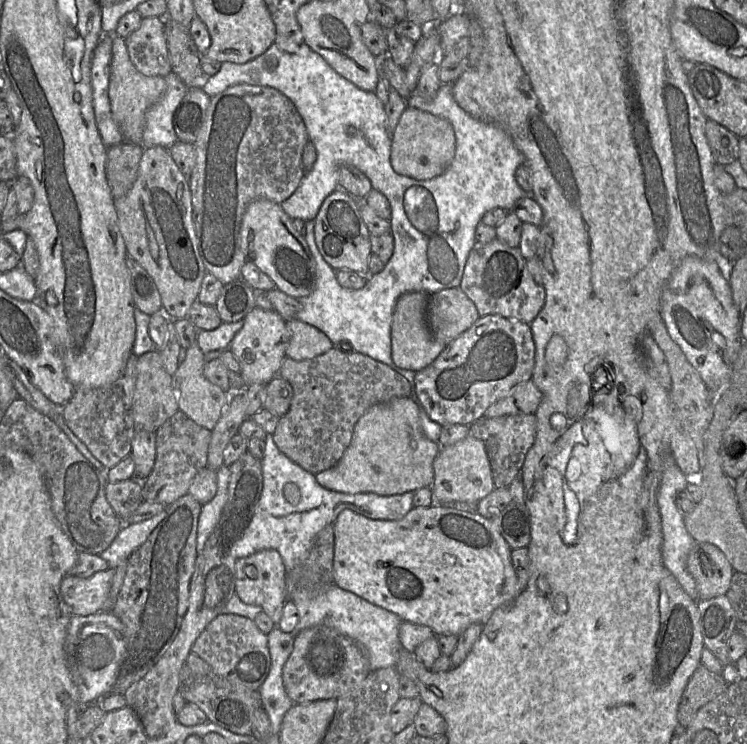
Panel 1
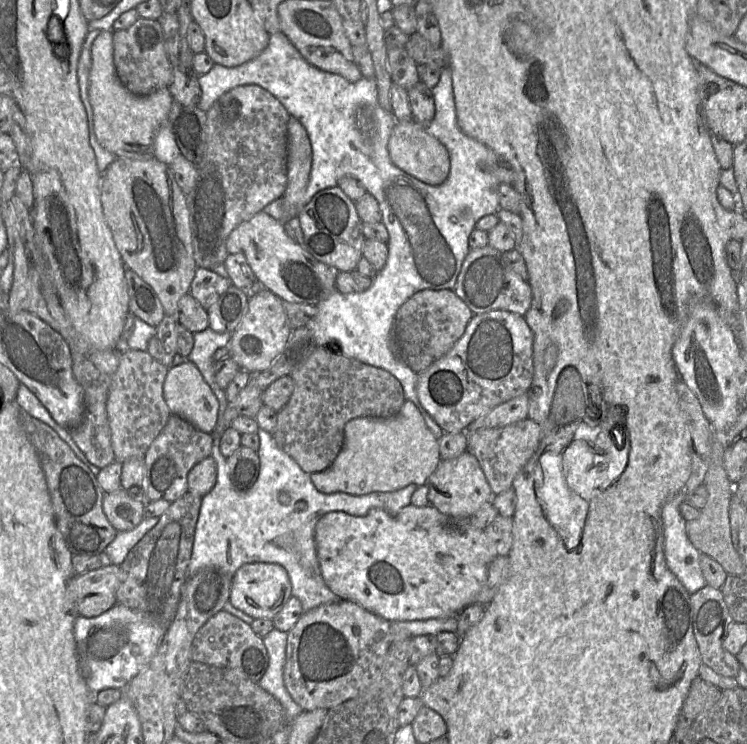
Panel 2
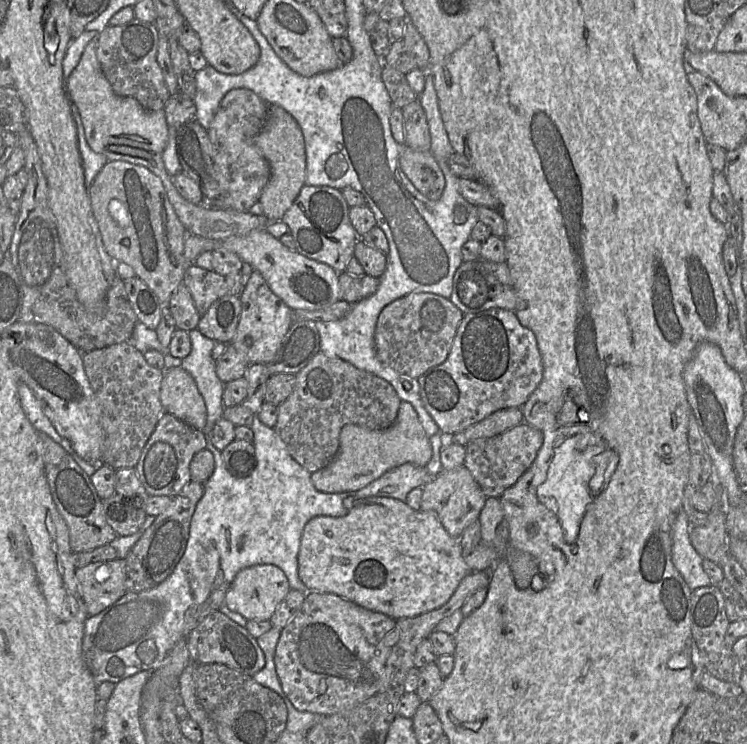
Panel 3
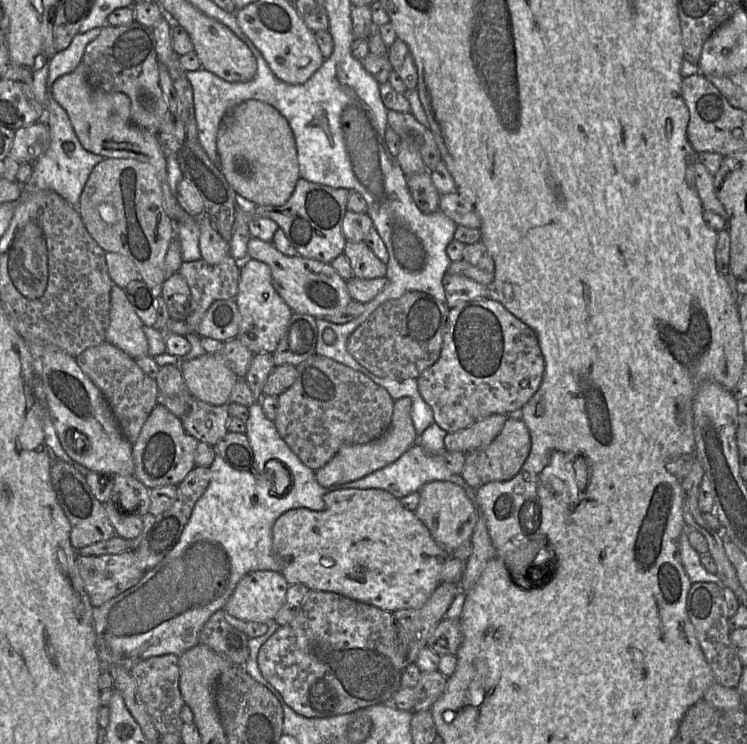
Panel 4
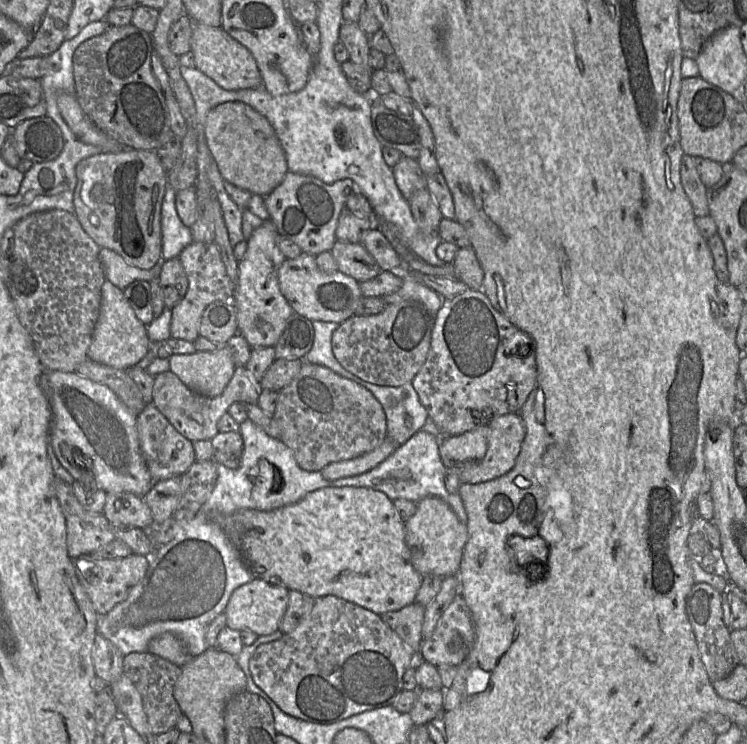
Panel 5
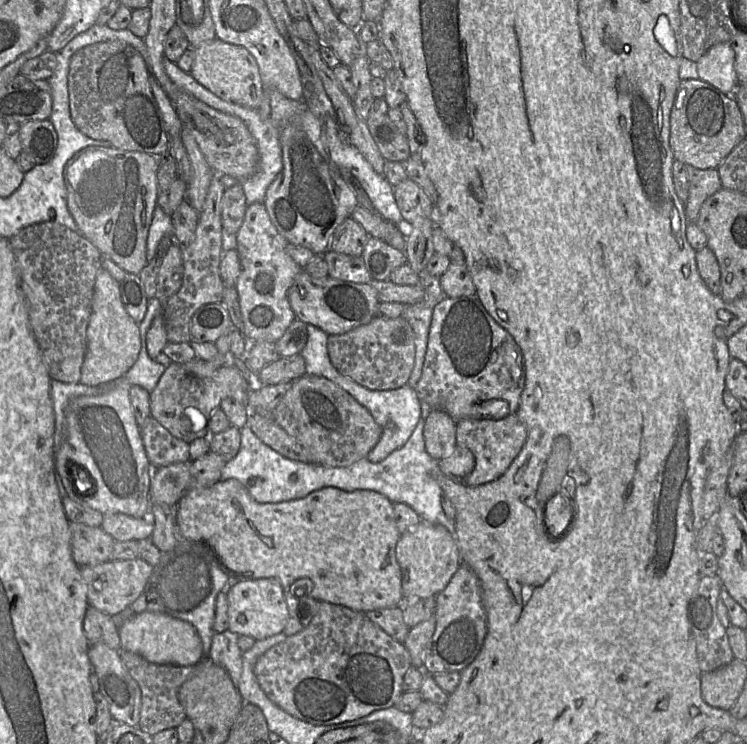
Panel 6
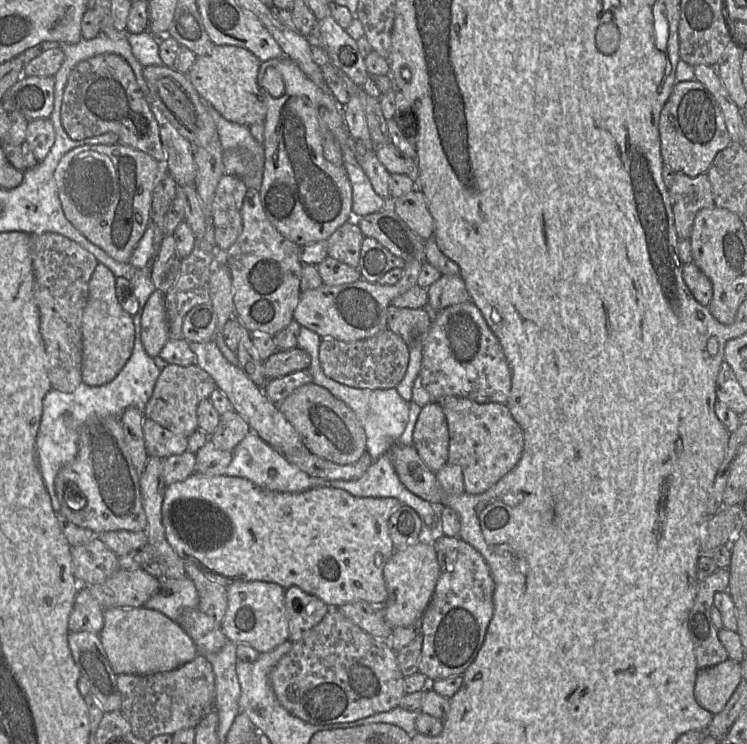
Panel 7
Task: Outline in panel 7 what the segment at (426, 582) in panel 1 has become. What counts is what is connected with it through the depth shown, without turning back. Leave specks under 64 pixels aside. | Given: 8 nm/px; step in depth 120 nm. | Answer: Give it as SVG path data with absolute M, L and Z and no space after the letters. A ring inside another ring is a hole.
M194 472L187 479L166 486L161 514L168 543L181 558L195 559L207 578L226 586L238 581L274 582L283 587L284 590L297 586L303 591L318 597L329 607L339 607L359 600L373 605L385 604L388 591L383 576L383 568L394 553L388 521L400 505L402 505L401 502L394 497L356 497L346 490L333 487L316 487L303 492L282 493L261 488L243 477L226 476L225 474L209 476Z

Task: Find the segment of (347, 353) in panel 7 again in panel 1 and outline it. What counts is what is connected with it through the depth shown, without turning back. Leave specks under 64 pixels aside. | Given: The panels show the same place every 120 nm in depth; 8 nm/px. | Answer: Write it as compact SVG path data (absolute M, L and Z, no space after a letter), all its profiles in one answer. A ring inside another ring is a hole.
M459 288L430 294L426 311L428 327L438 341L449 344L480 317L475 304Z

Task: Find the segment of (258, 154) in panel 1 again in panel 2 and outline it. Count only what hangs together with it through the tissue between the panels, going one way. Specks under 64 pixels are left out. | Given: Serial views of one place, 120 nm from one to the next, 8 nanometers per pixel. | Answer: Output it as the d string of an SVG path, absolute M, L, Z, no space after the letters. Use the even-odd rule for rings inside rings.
M240 85L220 96L209 108L205 124L205 152L196 166L197 178L187 193L193 257L200 268L212 270L229 255L226 241L242 222L283 196L287 185L287 125L290 114L270 92L258 85Z

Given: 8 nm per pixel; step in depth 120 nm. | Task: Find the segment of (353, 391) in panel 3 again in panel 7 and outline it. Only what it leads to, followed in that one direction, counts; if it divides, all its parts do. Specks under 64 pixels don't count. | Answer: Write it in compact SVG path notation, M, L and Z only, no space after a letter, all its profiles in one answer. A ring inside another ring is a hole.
M313 382L295 389L278 404L278 409L297 431L305 447L321 458L348 465L357 462L366 451L365 430L354 411Z

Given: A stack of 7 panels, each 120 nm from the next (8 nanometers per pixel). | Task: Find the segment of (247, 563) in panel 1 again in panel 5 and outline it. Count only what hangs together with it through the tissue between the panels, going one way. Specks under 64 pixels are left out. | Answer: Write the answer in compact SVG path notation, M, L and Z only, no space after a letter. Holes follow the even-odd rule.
M254 577L232 592L224 610L226 626L238 631L249 629L258 636L272 634L278 630L281 619L286 612L289 601L289 590L279 583L279 581Z

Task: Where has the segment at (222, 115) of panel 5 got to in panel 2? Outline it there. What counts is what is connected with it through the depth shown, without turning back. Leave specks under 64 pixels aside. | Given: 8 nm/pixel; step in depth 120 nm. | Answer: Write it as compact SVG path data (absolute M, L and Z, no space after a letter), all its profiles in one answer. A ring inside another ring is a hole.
M290 117L287 125L287 185L282 196L295 205L308 184L312 166L311 143L304 126Z

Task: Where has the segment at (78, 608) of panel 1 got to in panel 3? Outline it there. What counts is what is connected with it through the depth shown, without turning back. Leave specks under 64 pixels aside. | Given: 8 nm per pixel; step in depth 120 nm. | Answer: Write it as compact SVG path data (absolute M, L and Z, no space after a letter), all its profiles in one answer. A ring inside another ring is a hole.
M125 559L88 564L77 568L75 576L89 616L99 614L127 593Z

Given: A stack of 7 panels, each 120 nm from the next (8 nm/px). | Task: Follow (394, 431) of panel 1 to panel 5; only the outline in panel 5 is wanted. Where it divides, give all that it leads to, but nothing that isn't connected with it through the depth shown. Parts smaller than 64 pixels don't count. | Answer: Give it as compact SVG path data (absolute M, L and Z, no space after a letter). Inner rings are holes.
M385 440L373 450L360 456L329 463L321 469L322 475L328 480L362 474L384 461L401 444Z

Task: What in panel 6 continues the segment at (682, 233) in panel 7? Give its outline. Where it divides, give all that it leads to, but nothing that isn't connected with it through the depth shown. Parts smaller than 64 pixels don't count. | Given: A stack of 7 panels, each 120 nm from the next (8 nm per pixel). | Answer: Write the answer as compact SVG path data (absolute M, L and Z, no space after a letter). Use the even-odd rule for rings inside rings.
M687 166L688 198L684 203L684 212L687 223L695 222L701 204L722 186L717 168L698 169Z

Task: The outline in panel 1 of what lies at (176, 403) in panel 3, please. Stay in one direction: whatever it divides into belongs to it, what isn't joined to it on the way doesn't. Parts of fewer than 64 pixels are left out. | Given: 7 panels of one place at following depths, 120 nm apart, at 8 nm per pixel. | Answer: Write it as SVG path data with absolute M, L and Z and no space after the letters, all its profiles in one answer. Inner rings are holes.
M196 342L187 349L185 360L172 376L172 384L177 393L179 411L198 425L212 431L229 403L230 395L210 382L204 375L205 357Z

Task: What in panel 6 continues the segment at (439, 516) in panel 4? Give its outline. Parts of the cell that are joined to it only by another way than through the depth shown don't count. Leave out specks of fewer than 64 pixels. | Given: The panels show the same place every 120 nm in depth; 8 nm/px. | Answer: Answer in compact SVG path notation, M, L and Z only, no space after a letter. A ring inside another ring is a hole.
M422 519L417 526L401 534L396 544L396 557L402 574L403 603L436 596L462 563L455 536L444 526Z

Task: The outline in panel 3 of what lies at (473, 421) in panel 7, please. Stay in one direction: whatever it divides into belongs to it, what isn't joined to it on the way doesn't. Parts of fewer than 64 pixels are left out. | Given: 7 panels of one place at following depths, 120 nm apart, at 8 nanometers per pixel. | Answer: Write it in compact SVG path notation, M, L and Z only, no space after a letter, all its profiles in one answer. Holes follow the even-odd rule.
M522 422L505 432L489 438L478 438L469 442L466 447L466 455L463 465L470 471L487 497L500 497L502 493L514 485L520 476L534 461L537 452L543 443L542 432L526 422Z

